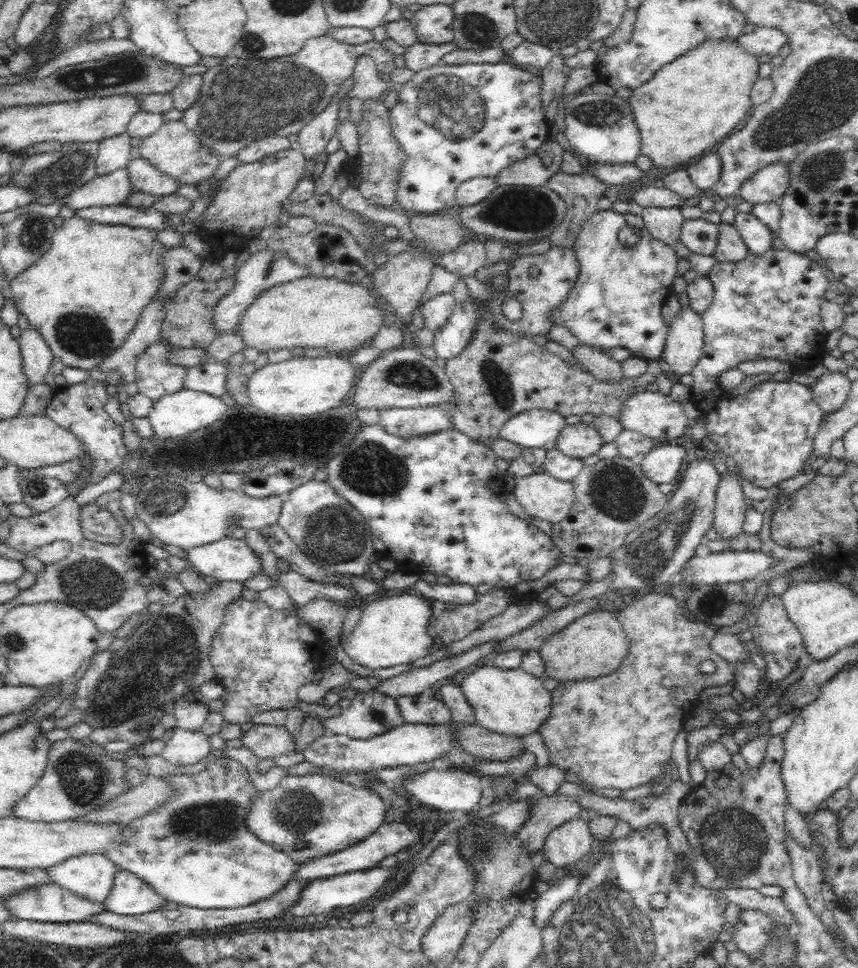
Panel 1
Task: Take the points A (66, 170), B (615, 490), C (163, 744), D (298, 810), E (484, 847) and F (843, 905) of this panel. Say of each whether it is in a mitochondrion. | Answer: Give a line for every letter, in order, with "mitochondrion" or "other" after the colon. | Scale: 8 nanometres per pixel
A: mitochondrion
B: mitochondrion
C: other
D: mitochondrion
E: mitochondrion
F: other

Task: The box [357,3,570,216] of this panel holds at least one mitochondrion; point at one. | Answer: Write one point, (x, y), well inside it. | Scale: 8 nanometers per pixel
(448, 105)

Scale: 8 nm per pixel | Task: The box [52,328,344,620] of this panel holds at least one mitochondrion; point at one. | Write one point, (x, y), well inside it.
(95, 584)

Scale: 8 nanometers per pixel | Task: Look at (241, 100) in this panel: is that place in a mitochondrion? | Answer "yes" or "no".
yes

